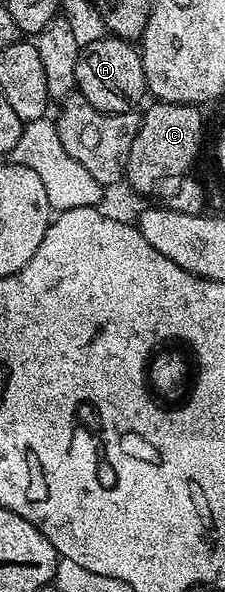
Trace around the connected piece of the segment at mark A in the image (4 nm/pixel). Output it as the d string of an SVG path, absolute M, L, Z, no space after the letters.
M118 36L104 37L80 50L77 59L76 90L99 112L120 115L132 111L147 95L147 78L140 50Z

